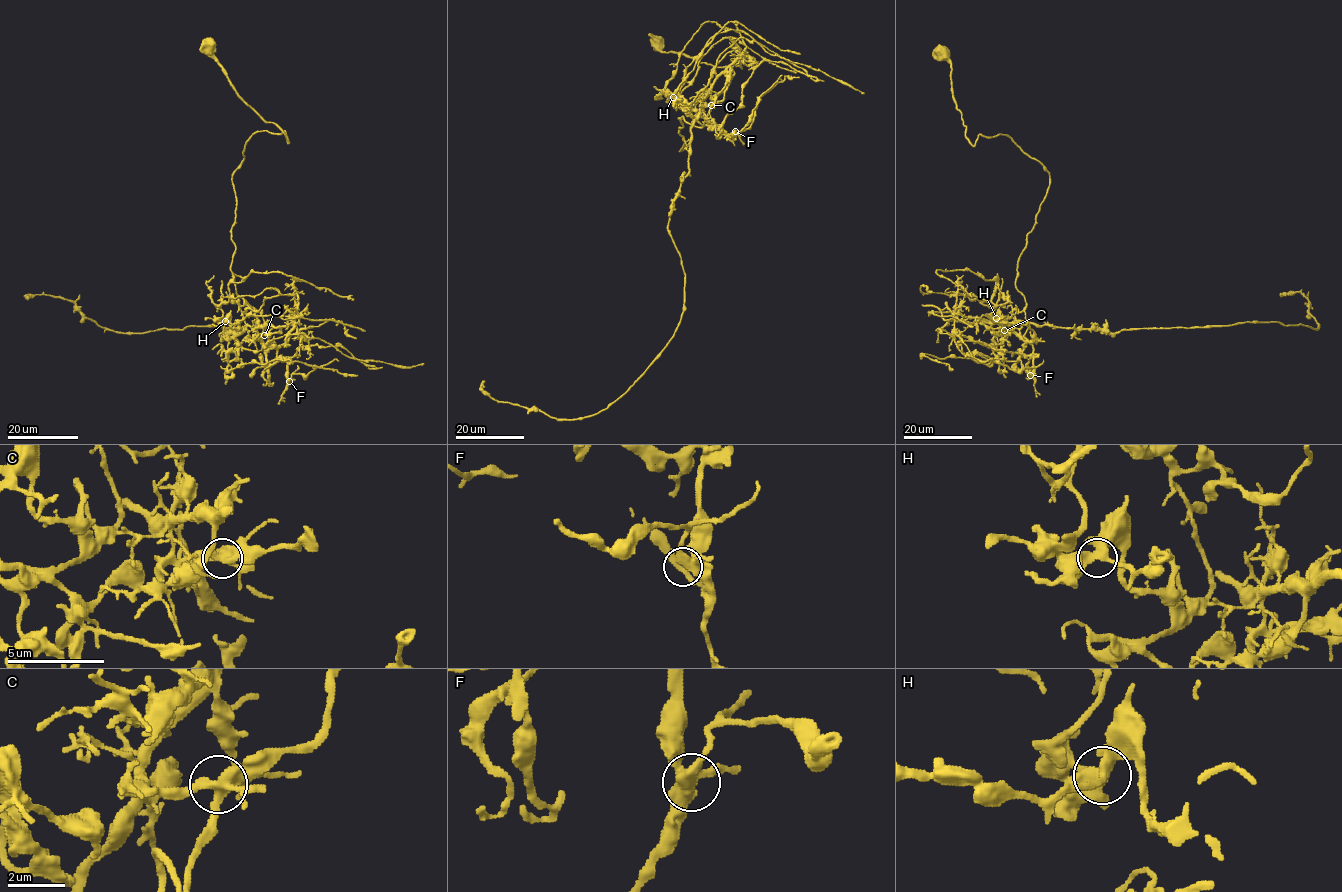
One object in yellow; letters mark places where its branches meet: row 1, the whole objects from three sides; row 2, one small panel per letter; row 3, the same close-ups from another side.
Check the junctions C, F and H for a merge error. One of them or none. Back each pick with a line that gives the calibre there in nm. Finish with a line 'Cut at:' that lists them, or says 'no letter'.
C: 400 nm thick
Cut at: C

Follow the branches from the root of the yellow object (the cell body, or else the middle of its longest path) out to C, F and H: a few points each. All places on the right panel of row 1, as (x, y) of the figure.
C: (943, 54), (967, 139), (974, 146), (980, 134), (1007, 135), (1050, 176), (1017, 265), (1026, 306), (1004, 330)
F: (943, 54), (967, 139), (974, 146), (980, 134), (1007, 135), (1050, 176), (1015, 280), (1034, 354), (1030, 375)
H: (943, 54), (967, 139), (1007, 135), (1050, 176), (1017, 265), (1025, 308), (1011, 326), (996, 318)

